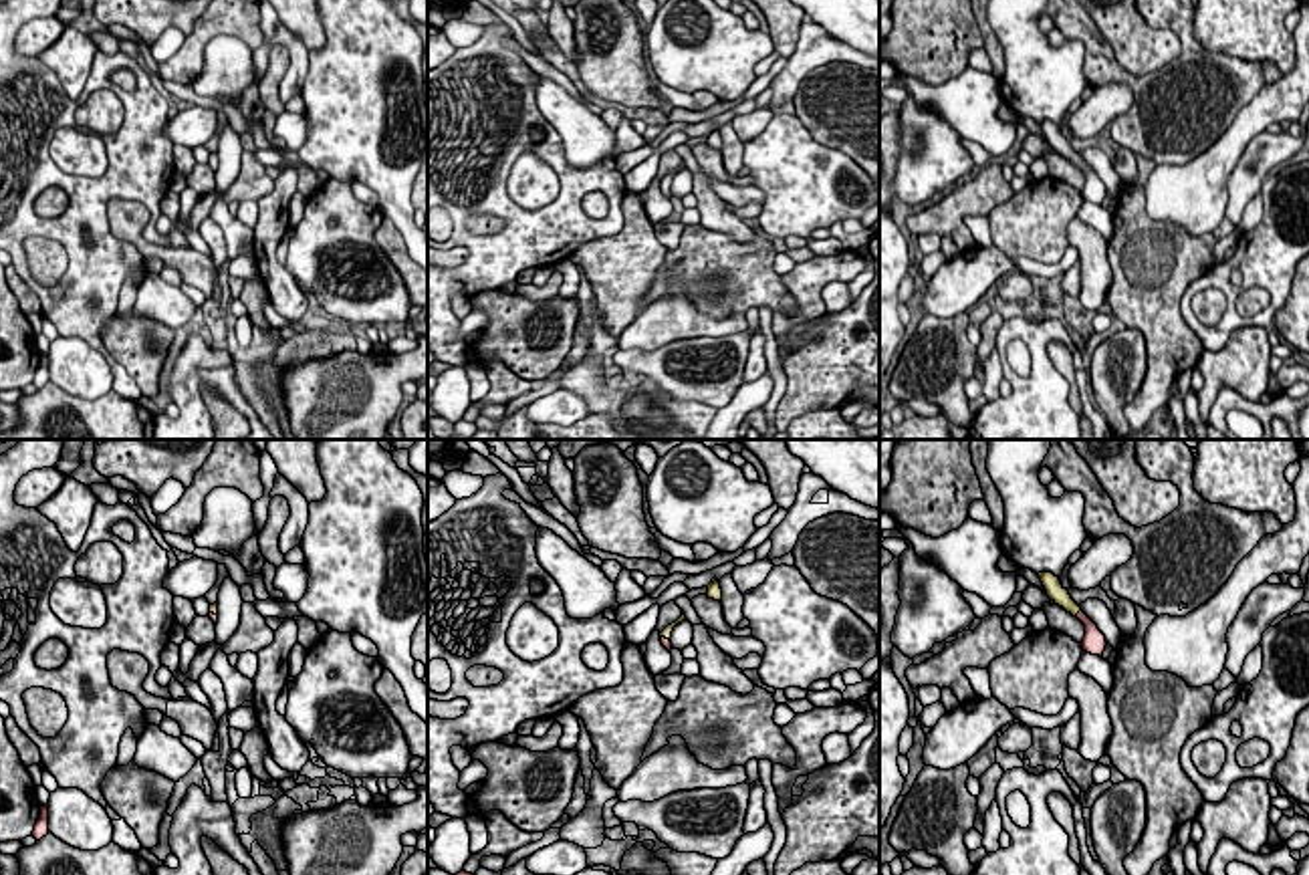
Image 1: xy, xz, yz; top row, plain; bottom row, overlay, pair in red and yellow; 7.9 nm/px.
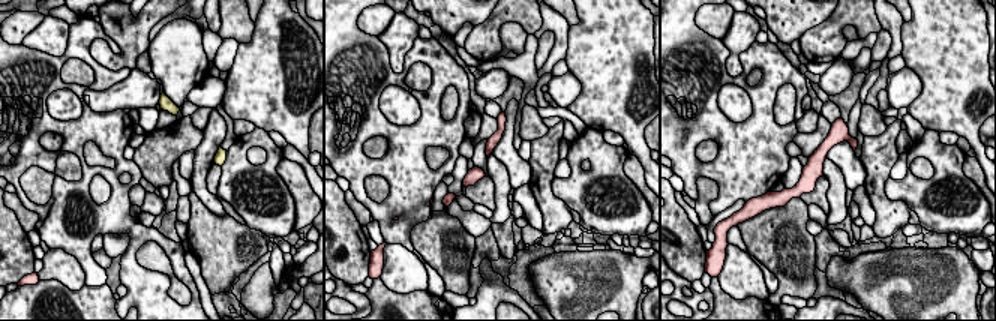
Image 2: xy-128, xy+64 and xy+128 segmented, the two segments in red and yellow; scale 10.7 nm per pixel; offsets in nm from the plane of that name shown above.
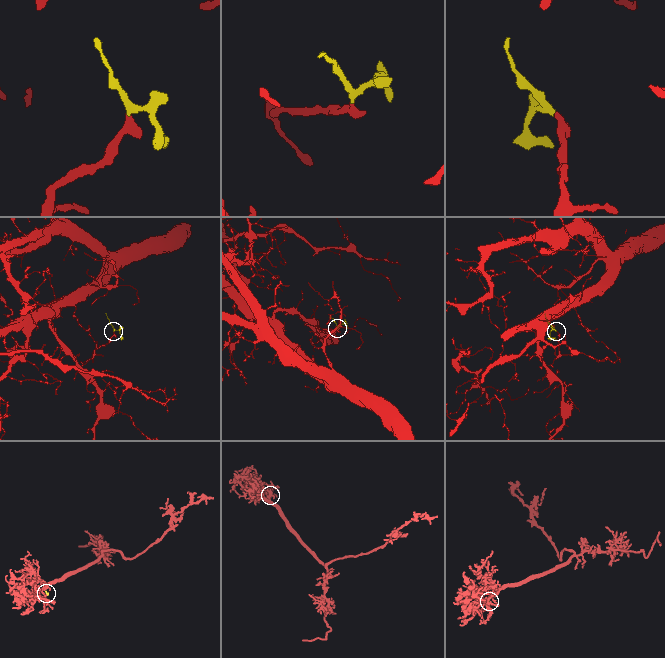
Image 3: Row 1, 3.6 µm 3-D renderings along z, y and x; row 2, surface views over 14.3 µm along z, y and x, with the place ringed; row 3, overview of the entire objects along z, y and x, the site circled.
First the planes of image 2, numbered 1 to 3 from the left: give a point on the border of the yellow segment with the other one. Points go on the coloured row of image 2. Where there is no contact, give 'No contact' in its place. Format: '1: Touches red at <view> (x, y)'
1: No contact
2: No contact
3: No contact

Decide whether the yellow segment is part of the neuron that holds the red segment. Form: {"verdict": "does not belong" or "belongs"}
{"verdict": "belongs"}

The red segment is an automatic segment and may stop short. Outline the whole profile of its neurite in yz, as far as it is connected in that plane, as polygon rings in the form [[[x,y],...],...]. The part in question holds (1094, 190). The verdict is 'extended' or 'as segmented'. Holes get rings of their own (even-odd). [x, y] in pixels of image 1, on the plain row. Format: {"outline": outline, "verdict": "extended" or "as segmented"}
{"outline": [[[1039,121],[1039,127],[1047,139],[1047,145],[1085,173],[1085,185],[1081,192],[1083,200],[1101,206],[1107,194],[1105,183],[1071,147],[1069,139],[1061,133],[1059,125],[1055,125],[1053,121]]], "verdict": "extended"}

